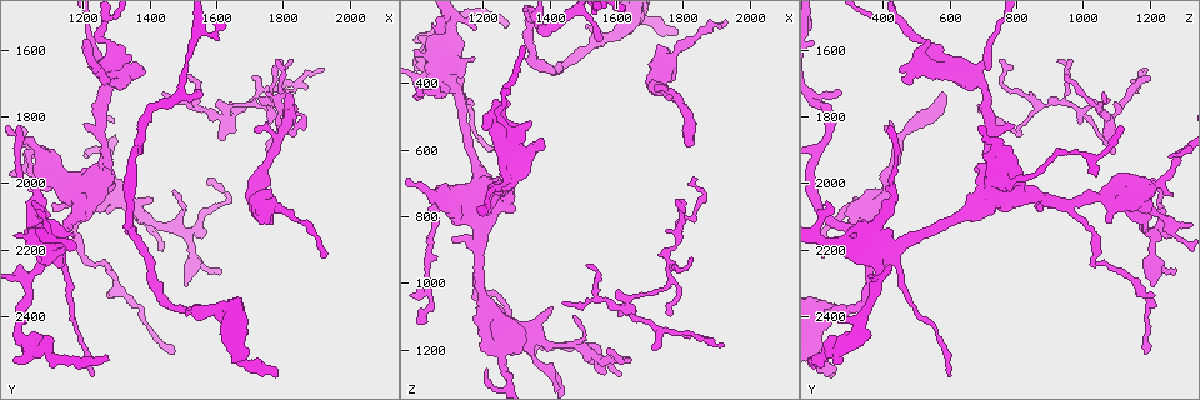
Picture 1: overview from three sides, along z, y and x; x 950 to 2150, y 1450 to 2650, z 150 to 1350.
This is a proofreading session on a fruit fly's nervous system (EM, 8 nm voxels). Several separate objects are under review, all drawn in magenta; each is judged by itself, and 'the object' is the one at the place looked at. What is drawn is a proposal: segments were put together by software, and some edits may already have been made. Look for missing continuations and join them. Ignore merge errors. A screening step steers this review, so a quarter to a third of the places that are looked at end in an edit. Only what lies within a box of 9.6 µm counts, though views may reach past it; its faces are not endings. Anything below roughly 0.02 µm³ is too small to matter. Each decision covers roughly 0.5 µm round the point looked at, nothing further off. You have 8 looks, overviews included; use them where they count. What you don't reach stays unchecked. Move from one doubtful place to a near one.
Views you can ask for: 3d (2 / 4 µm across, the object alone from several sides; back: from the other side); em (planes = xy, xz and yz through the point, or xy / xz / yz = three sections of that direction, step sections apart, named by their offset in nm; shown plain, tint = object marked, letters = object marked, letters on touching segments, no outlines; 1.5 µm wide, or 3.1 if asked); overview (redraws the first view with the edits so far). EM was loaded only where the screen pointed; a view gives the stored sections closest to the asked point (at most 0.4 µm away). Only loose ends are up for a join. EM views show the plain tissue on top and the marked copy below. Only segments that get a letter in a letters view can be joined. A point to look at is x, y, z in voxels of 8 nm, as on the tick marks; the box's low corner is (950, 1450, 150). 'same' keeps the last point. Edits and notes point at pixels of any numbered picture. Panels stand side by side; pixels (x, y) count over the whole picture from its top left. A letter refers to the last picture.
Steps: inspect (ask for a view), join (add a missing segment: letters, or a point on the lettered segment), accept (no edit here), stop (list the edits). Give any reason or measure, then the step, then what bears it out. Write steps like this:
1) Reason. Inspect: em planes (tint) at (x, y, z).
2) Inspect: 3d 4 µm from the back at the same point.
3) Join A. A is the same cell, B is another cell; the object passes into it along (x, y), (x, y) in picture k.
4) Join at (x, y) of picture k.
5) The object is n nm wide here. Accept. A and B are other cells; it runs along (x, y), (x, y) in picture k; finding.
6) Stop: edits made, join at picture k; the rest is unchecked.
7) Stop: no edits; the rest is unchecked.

Inspect: 3d 4 µm at (1720, 1840, 410).

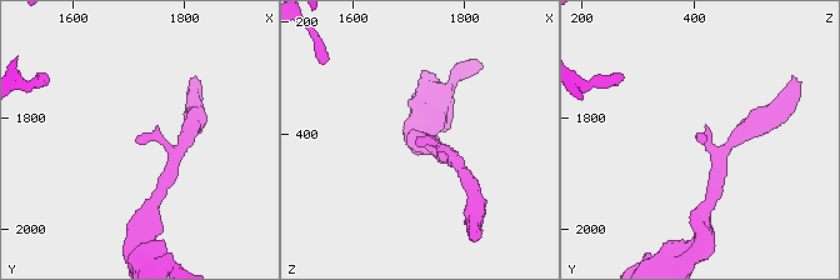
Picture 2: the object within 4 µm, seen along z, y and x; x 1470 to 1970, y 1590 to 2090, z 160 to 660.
Inspect: em xy step 8 (tint) at (1710, 1835, 405).

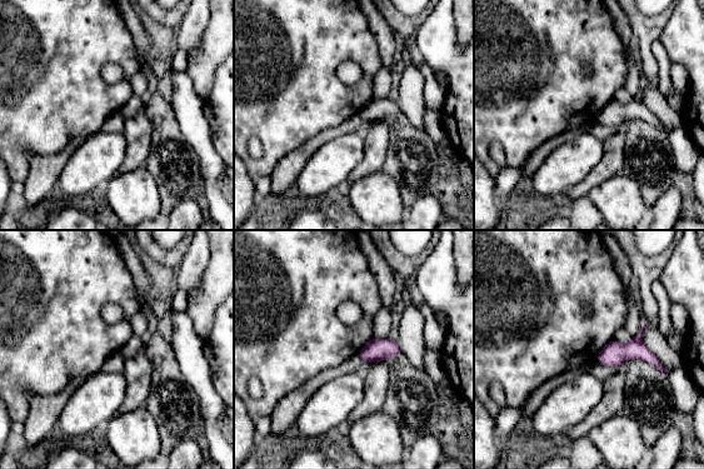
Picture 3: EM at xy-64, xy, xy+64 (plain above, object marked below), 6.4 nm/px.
Cut it another way. Inspect: em yz step 4 (letters) at the same point.

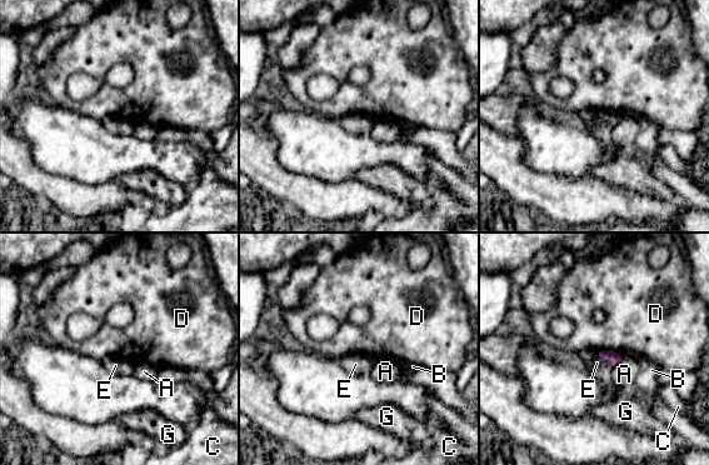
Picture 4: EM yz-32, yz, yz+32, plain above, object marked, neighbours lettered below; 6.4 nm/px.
Accept. A, B, C, D, E and G are other cells; a border runs along (598, 350), (619, 351), (624, 356) in picture 4; no lettered segment goes on from it.

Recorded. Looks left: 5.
Branch stops here. Inspect: 3d 2 µm at (1100, 1900, 790).

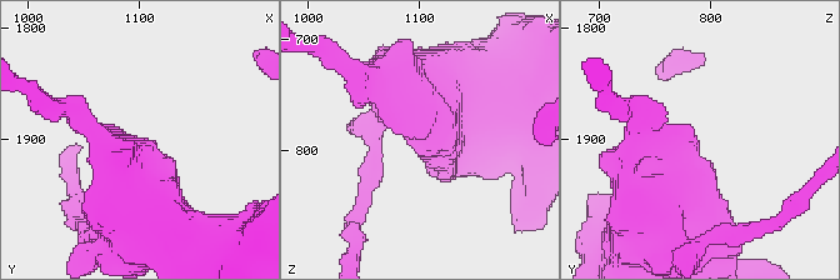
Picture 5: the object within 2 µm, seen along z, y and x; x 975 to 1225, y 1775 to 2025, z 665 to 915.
Shape alone is not enough. Inspect: em planes (letters) at (1098, 1902, 788).

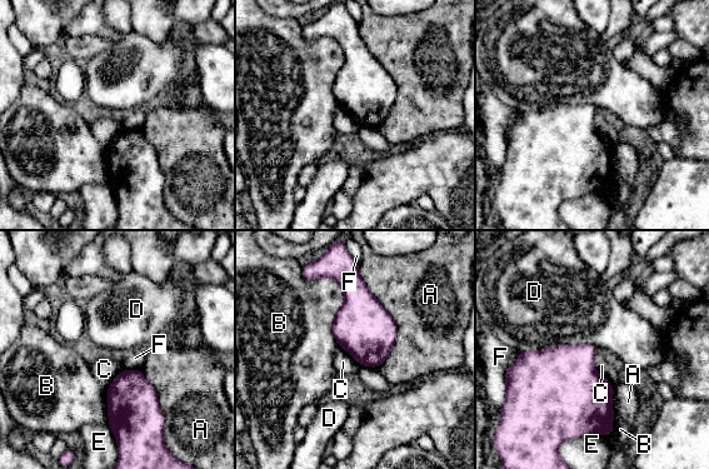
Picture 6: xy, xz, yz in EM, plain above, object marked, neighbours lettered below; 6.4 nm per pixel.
Accept. A, B, C, D, E and F are other cells; no lettered segment goes on from it.

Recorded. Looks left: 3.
Inspect: em xz step 8 (tint) at (1910, 1660, 1190).

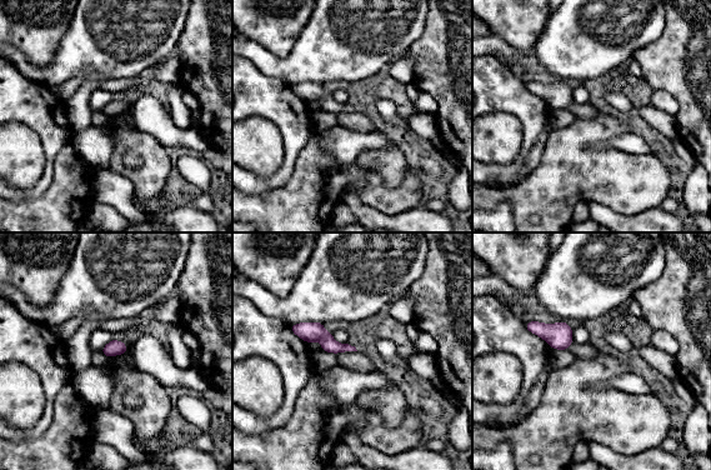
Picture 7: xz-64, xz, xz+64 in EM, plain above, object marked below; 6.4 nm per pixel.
Another direction. Inspect: em yz step 8 (letters) at the same point.

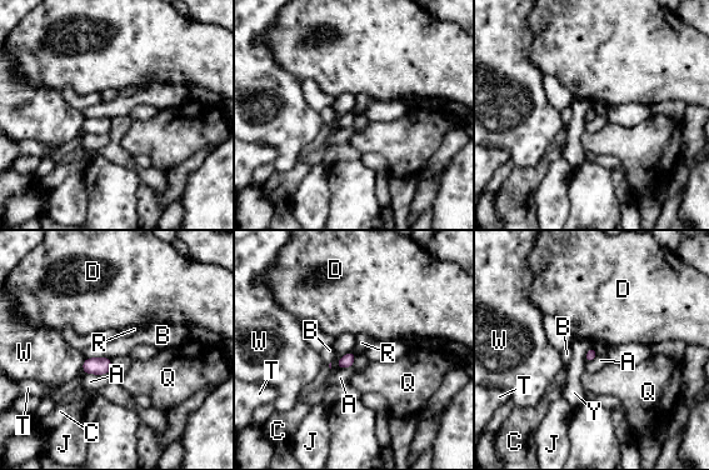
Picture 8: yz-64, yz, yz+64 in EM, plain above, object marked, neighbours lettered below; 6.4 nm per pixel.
The object is 70 nm wide here. Accept. A, B, C, D, J, Q, R, T, W and Y are other cells; a border runs along (85, 373), (109, 374) in picture 8; no lettered segment goes on from it.

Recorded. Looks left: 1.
Stop: no edits; the rest is unchecked.

